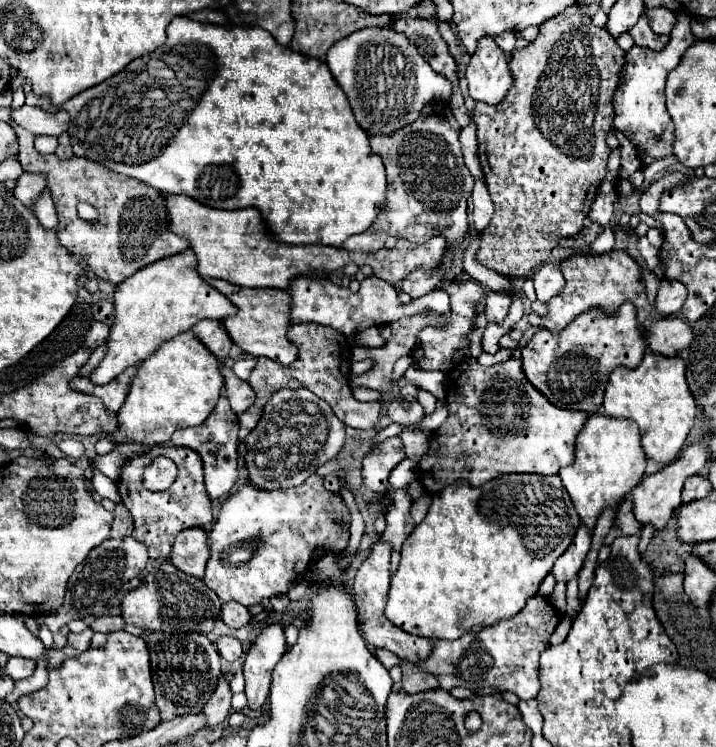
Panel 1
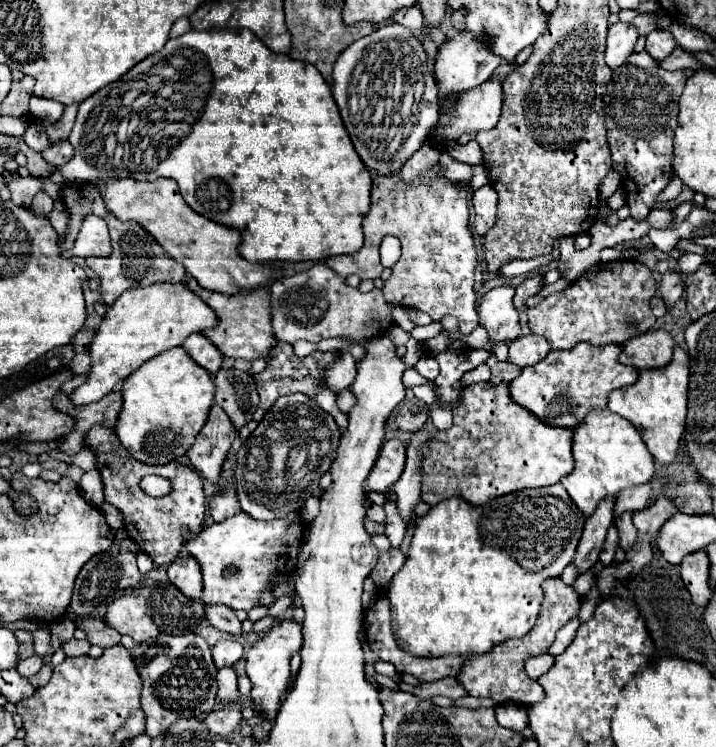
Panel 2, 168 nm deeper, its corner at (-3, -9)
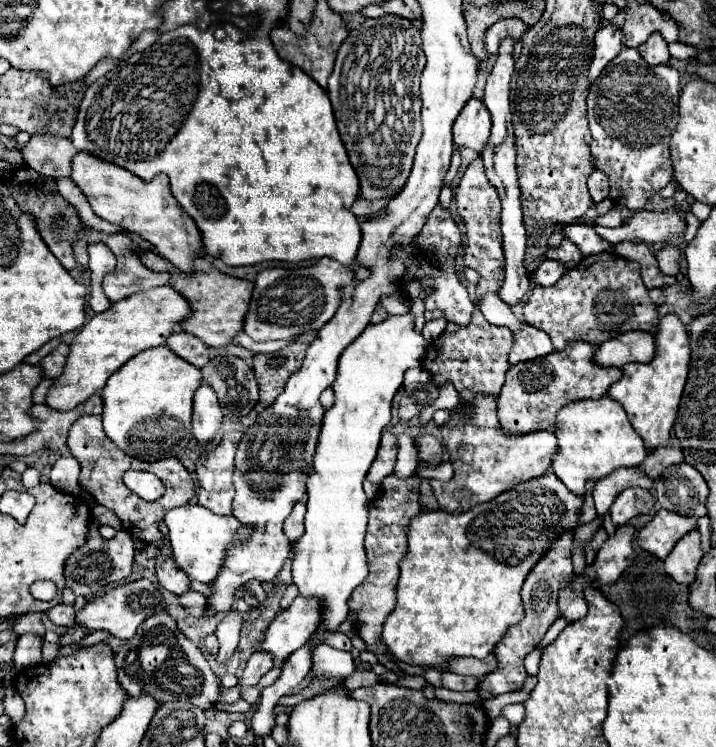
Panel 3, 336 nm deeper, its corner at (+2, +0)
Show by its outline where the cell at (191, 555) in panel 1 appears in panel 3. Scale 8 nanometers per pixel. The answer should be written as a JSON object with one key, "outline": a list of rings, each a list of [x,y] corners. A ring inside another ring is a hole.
{"outline":[[[166,554],[156,556],[156,578],[162,588],[166,588],[174,594],[184,594],[190,584],[188,576],[180,574],[180,570],[176,570],[176,566],[172,566],[172,556],[166,556]]]}

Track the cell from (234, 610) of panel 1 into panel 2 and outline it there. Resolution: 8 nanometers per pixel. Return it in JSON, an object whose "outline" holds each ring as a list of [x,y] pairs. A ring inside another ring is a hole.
{"outline":[[[207,605],[207,619],[219,631],[241,635],[241,621],[237,619],[235,609],[227,605]]]}

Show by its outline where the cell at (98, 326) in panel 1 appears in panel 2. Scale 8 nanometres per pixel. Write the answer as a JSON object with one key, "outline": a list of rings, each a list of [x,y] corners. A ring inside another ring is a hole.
{"outline":[[[85,351],[85,353],[77,353],[77,355],[73,357],[73,363],[69,365],[69,369],[71,369],[73,373],[87,373],[89,367],[91,367],[91,357],[89,357],[87,351]]]}

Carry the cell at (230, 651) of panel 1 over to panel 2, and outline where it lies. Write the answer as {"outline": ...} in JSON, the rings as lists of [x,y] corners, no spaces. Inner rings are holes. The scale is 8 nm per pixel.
{"outline":[[[235,639],[219,641],[213,647],[213,661],[215,661],[215,665],[219,669],[233,667],[241,657],[243,657],[243,645],[239,641],[235,641]]]}

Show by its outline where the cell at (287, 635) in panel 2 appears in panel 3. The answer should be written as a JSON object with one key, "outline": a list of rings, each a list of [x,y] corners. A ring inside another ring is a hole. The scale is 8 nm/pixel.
{"outline":[[[296,596],[292,606],[278,614],[258,642],[258,650],[268,650],[274,656],[274,666],[280,666],[288,654],[304,646],[316,632],[322,620],[320,600]]]}

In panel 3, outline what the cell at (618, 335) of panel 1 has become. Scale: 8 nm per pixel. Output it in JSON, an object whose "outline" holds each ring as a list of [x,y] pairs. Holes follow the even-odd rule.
{"outline":[[[570,342],[566,350],[548,354],[548,358],[536,362],[522,362],[510,366],[506,382],[498,396],[498,418],[504,434],[528,434],[536,430],[550,430],[560,408],[576,400],[598,400],[602,398],[612,382],[620,380],[618,368],[602,368],[592,362],[596,346]]]}

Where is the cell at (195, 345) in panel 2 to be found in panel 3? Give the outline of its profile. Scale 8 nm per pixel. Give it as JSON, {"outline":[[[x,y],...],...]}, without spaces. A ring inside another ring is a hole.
{"outline":[[[174,332],[166,340],[166,346],[176,356],[180,356],[182,360],[190,362],[196,368],[202,368],[208,362],[208,348],[200,340],[196,340],[192,334],[188,334],[188,332]]]}

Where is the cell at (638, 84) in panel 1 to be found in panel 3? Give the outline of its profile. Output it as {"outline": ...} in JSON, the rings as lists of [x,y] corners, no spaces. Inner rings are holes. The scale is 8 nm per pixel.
{"outline":[[[634,48],[622,52],[602,70],[588,92],[594,168],[608,174],[610,200],[628,210],[642,210],[672,178],[670,138],[678,124],[680,74],[672,66],[650,68]]]}

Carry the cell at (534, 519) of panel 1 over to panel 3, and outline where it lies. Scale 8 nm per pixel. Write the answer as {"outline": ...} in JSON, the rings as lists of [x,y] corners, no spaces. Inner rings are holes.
{"outline":[[[546,470],[540,478],[518,484],[492,502],[484,502],[464,514],[426,510],[412,518],[408,526],[408,552],[400,562],[400,580],[396,588],[398,604],[388,616],[382,632],[388,652],[400,662],[438,670],[446,668],[448,660],[454,656],[486,658],[508,626],[520,622],[524,616],[520,588],[528,570],[564,530],[576,526],[580,506],[582,498],[568,492],[556,474]]]}

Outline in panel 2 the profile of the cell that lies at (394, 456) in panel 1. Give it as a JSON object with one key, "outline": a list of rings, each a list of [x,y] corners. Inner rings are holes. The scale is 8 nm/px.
{"outline":[[[389,439],[381,447],[365,487],[369,491],[387,493],[387,489],[401,477],[403,467],[405,467],[405,445],[399,439]]]}

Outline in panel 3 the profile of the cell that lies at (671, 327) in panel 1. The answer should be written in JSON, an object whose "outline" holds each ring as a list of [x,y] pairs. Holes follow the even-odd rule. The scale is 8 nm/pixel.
{"outline":[[[624,332],[608,342],[602,342],[594,352],[594,364],[622,368],[628,362],[650,362],[656,350],[650,332]]]}

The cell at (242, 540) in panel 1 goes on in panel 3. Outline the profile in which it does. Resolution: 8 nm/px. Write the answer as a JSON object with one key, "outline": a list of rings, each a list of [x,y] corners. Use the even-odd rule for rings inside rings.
{"outline":[[[180,506],[176,510],[170,510],[164,518],[168,530],[170,530],[170,546],[172,546],[172,558],[174,564],[190,578],[190,580],[198,580],[198,582],[206,582],[210,584],[216,574],[220,572],[222,560],[224,560],[224,550],[226,546],[232,542],[232,534],[234,536],[248,536],[250,530],[242,524],[236,522],[234,516],[216,516],[210,510],[202,508],[202,506]]]}

